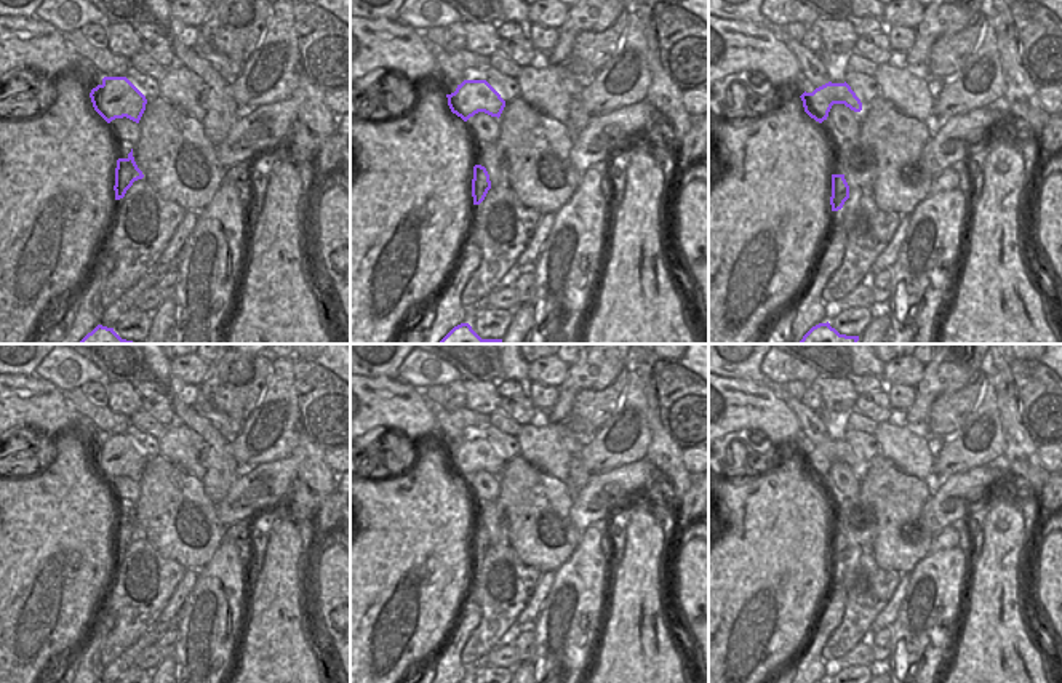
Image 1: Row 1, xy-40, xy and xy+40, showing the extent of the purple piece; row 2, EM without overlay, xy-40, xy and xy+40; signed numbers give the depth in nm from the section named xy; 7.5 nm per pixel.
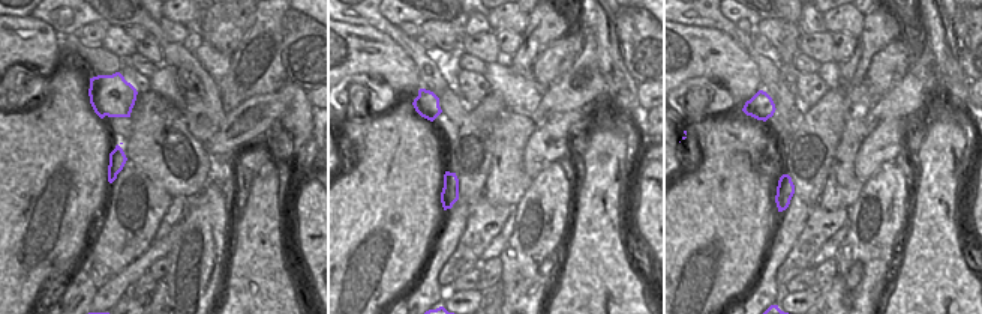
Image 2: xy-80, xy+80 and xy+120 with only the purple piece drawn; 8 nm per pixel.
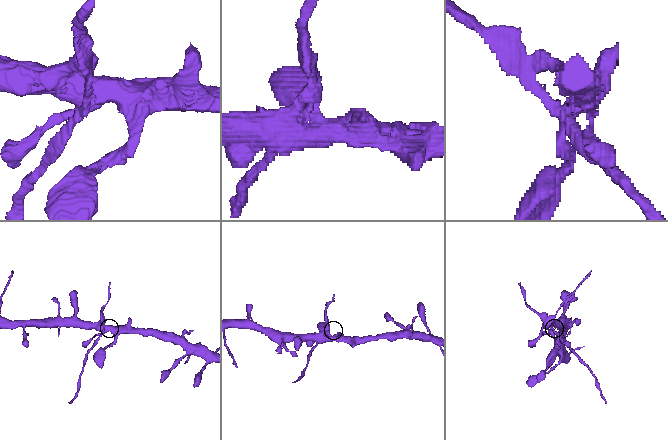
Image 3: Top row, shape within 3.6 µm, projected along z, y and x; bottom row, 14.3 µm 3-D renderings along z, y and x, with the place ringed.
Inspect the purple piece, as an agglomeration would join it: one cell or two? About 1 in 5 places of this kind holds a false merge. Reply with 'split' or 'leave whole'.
split

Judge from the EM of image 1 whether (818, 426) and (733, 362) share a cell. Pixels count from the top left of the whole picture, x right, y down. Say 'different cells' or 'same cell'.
same cell

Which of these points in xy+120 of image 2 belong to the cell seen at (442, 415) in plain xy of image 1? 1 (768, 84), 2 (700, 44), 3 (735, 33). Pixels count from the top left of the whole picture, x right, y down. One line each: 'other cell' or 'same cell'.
1: same cell
2: other cell
3: same cell

